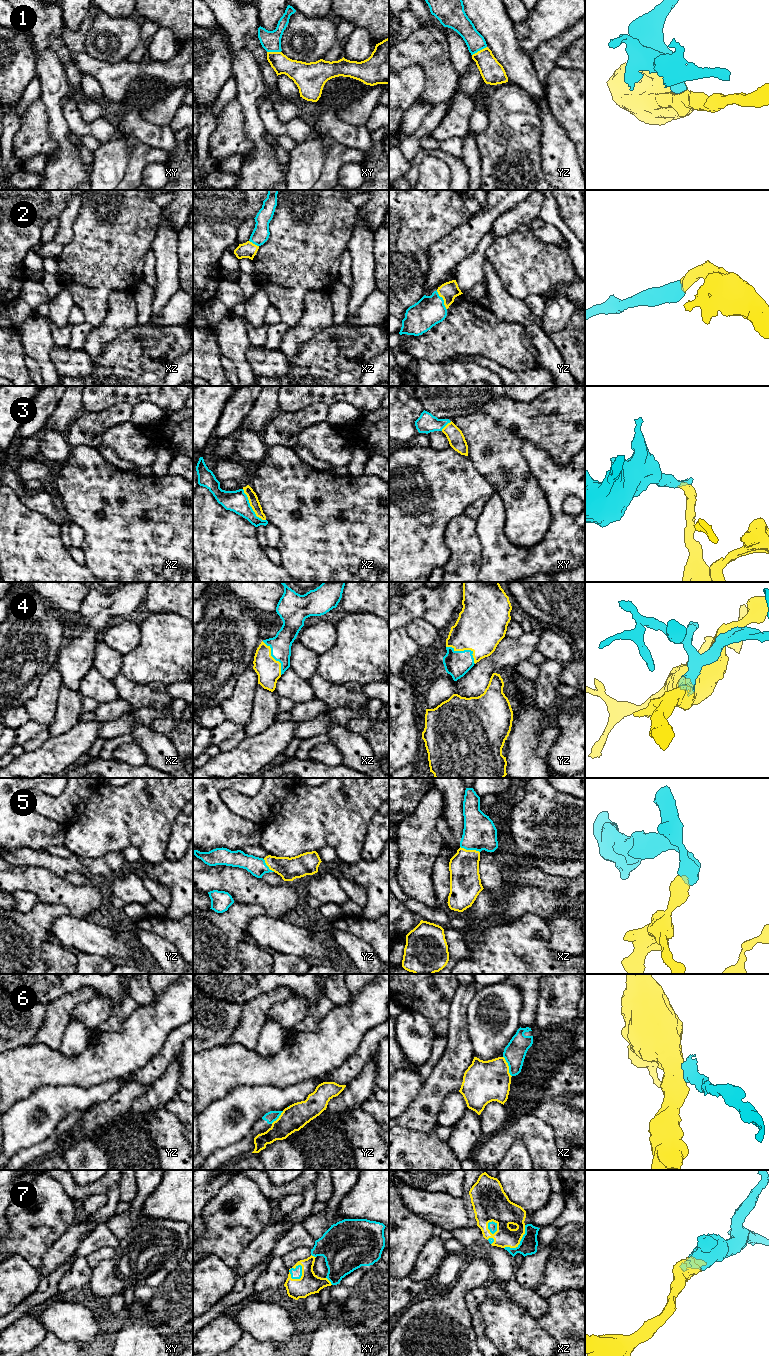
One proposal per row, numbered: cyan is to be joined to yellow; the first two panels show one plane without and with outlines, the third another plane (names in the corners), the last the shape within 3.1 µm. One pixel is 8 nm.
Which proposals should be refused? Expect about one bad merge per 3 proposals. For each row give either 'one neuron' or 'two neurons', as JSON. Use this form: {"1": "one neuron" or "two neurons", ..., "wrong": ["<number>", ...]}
{"1": "two neurons", "2": "one neuron", "3": "two neurons", "4": "one neuron", "5": "one neuron", "6": "two neurons", "7": "one neuron", "wrong": ["1", "3", "6"]}

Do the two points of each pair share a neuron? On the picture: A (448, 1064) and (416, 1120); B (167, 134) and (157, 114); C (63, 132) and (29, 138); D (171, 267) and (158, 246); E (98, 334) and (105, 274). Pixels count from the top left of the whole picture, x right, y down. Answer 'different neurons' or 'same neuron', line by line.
A: same neuron
B: different neurons
C: different neurons
D: same neuron
E: different neurons

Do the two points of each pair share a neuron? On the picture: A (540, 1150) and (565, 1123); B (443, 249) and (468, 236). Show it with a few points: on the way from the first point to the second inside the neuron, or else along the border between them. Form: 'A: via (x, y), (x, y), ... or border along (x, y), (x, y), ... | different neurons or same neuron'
A: border along (538, 1118), (541, 1118), (553, 1130), (555, 1135) | different neurons
B: via (449, 249), (457, 246), (462, 241) | same neuron

